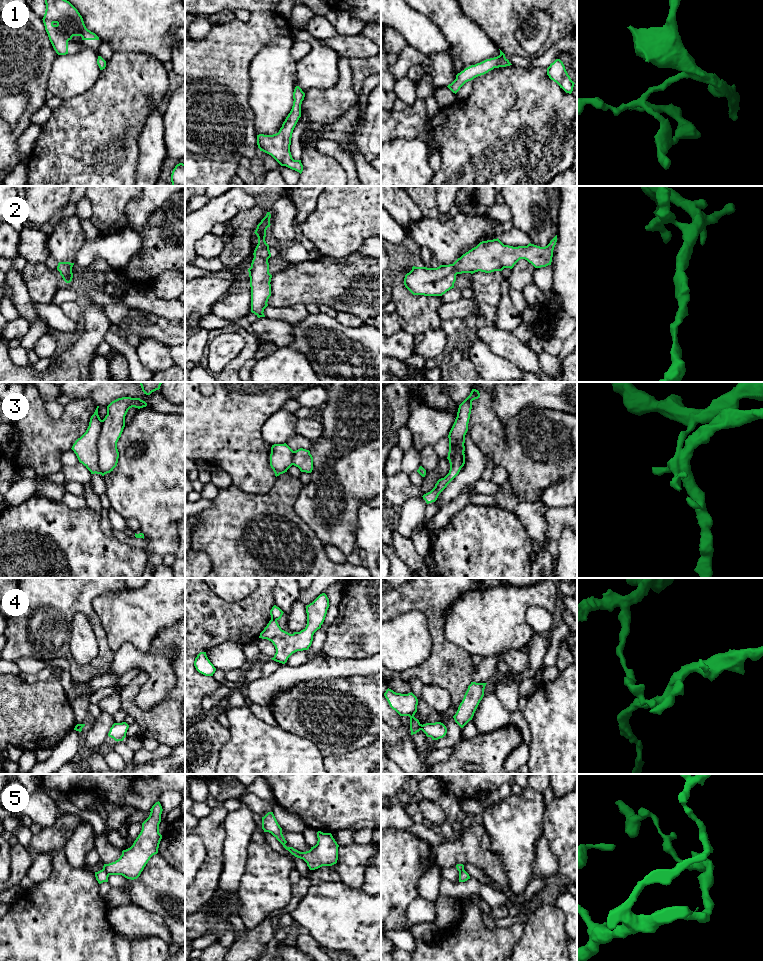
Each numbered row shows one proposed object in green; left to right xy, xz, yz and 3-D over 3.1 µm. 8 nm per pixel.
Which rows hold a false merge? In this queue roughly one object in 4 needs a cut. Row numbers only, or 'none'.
3, 4, 5

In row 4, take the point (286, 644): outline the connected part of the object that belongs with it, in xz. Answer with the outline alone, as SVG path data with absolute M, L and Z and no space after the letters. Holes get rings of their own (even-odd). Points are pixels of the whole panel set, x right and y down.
M325 593L320 594L306 606L306 627L293 634L282 630L278 622L271 619L259 636L259 638L271 641L275 646L276 653L271 659L285 664L293 653L308 650L312 644L314 633L321 628L325 620L329 606L327 595Z

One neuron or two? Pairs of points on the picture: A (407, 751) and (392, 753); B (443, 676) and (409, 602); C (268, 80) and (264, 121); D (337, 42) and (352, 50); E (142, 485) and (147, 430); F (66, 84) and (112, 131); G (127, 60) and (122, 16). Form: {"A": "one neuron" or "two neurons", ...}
{"A": "one neuron", "B": "one neuron", "C": "one neuron", "D": "one neuron", "E": "one neuron", "F": "two neurons", "G": "two neurons"}

